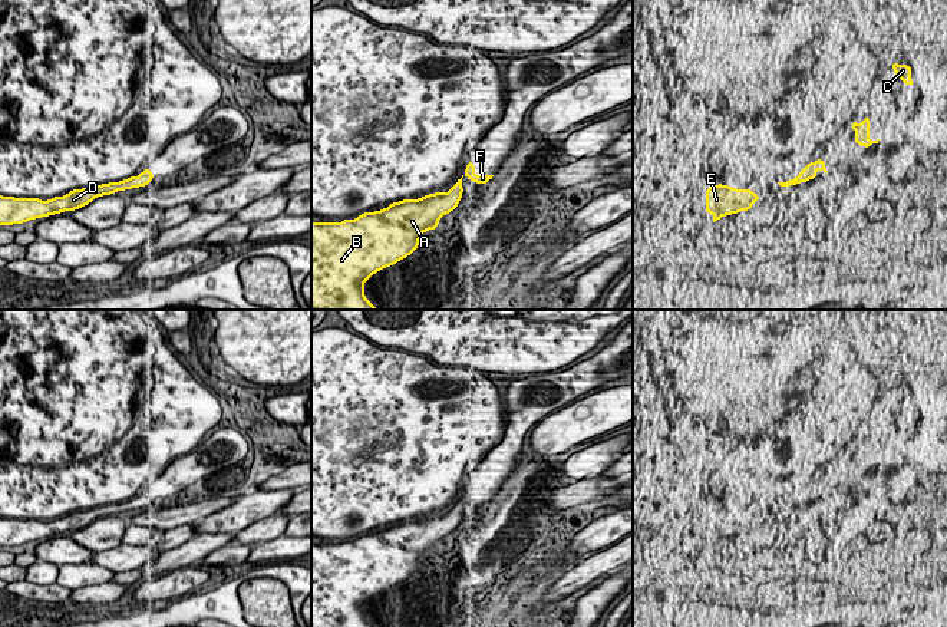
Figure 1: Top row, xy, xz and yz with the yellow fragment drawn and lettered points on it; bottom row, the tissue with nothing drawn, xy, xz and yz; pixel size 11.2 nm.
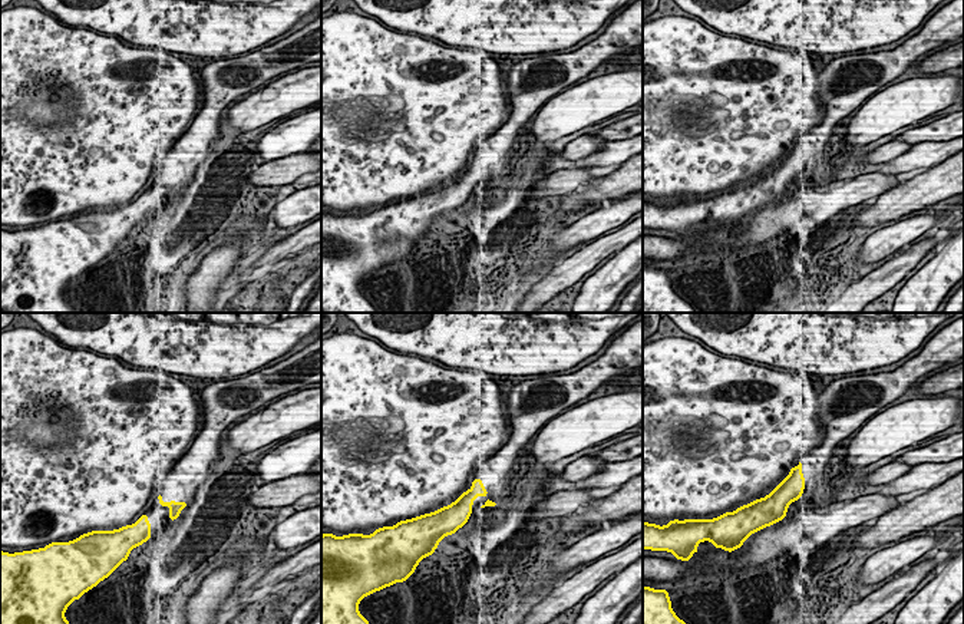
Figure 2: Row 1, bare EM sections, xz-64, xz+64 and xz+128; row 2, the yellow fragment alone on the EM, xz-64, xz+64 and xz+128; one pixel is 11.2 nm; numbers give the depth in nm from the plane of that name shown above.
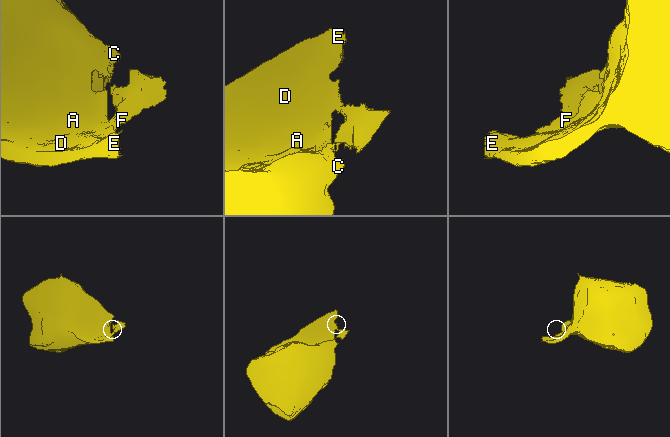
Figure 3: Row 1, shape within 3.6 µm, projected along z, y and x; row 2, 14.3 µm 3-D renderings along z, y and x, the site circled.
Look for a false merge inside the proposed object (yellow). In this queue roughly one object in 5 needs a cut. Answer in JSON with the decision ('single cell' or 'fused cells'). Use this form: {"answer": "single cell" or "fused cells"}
{"answer": "single cell"}

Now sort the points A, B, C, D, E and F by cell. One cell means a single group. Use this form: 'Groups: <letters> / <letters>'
Groups: A B C D E F

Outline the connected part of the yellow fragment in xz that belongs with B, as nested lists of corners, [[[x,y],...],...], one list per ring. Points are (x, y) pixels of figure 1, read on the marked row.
[[[462,178],[445,194],[403,199],[341,222],[311,222],[311,310],[377,310],[364,297],[364,283],[377,271],[409,257],[419,238],[462,199]]]

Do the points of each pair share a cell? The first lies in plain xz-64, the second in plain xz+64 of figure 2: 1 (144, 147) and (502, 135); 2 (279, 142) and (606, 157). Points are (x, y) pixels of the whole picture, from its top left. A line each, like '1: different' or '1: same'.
1: different
2: different

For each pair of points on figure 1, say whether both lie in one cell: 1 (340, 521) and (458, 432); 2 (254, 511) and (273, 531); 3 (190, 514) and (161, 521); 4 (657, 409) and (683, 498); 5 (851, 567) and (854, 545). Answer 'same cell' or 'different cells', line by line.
1: same cell
2: different cells
3: same cell
4: same cell
5: same cell

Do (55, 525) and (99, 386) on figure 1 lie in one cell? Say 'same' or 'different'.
different

